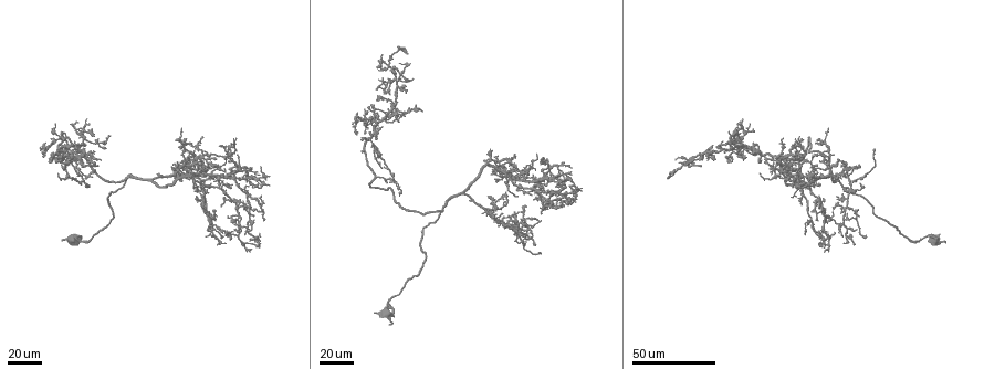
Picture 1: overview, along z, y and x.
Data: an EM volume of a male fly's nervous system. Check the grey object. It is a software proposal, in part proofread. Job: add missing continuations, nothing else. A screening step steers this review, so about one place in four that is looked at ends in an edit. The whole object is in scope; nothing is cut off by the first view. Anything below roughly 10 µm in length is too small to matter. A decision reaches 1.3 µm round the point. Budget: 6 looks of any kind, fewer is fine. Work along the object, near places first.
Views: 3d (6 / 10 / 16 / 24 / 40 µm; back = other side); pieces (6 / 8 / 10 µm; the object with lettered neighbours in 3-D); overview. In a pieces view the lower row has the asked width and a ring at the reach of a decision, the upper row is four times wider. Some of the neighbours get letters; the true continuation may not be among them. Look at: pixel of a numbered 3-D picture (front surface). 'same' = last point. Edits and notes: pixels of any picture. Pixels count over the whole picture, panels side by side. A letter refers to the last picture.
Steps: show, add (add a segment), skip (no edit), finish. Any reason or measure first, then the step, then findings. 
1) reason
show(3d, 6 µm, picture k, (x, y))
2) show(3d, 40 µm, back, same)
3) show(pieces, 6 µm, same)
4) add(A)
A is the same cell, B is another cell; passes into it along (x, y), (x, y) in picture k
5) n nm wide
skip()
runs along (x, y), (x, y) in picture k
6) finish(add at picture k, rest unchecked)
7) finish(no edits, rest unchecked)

branch stops here
show(3d, 24 µm, picture 1, (572, 183))

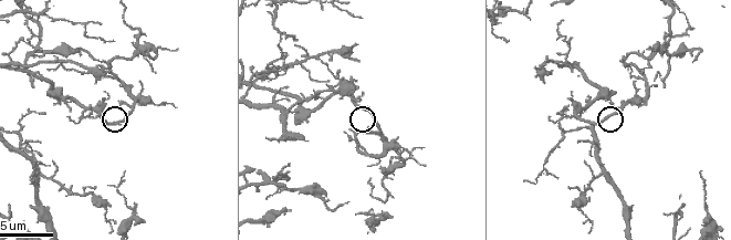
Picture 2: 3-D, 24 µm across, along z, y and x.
show(pieces, 6 µm, picture 2, (120, 108))

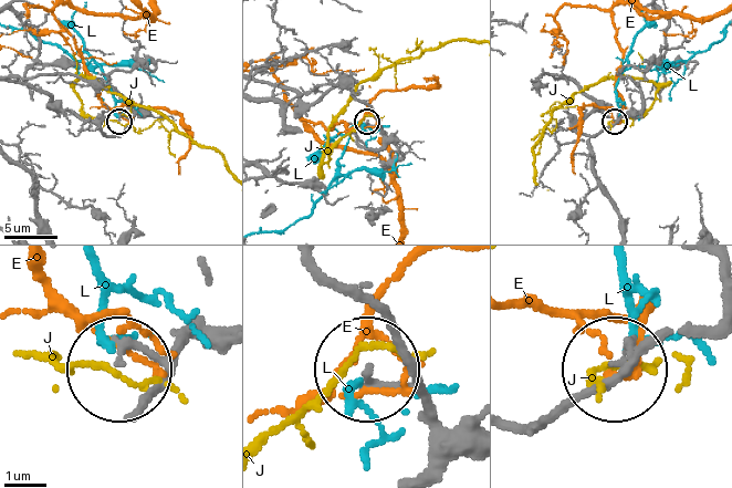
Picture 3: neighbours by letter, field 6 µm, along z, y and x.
180 nm wide
skip()
E, J and L are other cells; runs along (126, 415), (158, 376), (147, 355), (119, 363) in picture 3; none of them fits

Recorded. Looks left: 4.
tapers out
show(3d, 40 µm, picture 1, (253, 216))

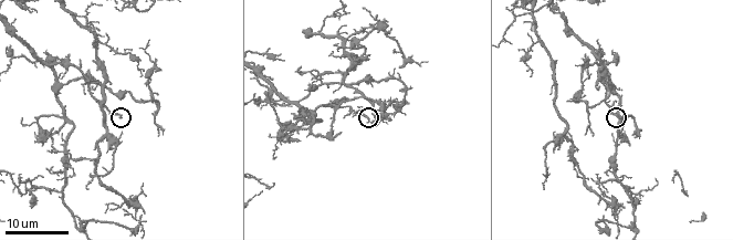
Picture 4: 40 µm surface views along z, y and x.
show(pieces, 10 µm, picture 4, (120, 118))

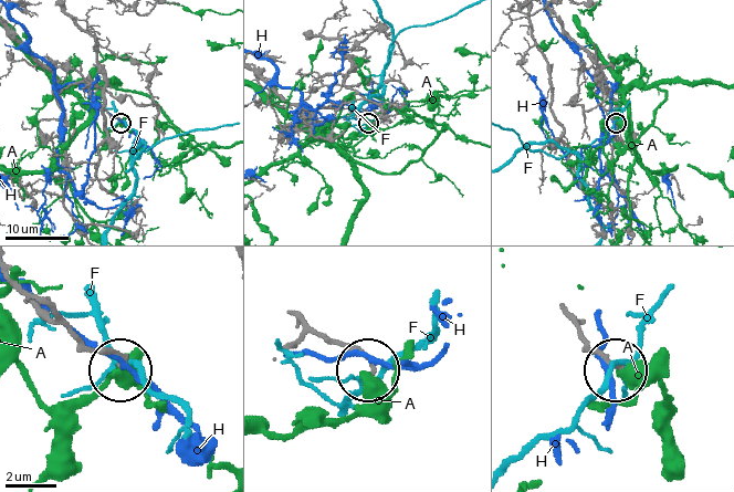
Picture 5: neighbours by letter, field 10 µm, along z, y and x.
180 nm wide
skip()
A, F and H are other cells; runs along (16, 281), (92, 346), (123, 363) in picture 5; no lettered segment goes on from it

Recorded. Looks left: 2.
an open end
show(3d, 24 µm, picture 1, (376, 118))

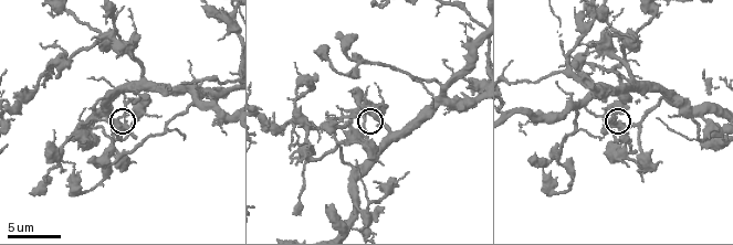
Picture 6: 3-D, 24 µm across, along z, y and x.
show(pieces, 6 µm, picture 6, (111, 122))

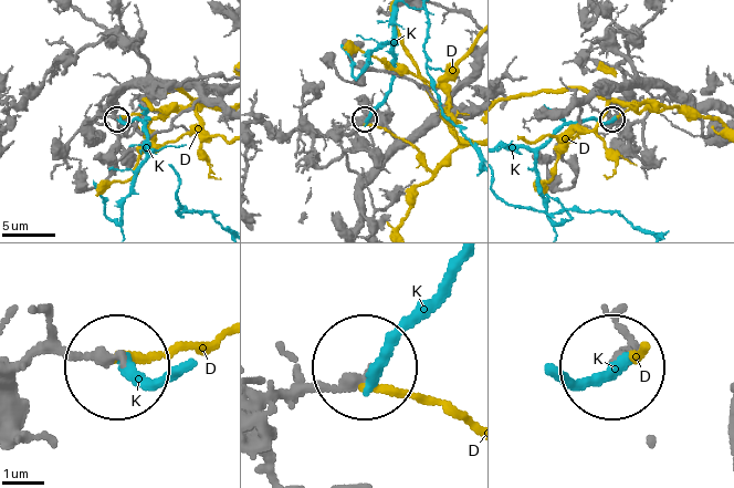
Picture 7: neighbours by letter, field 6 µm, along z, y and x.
230 nm wide
skip()
D and K are other cells; runs along (12, 377), (51, 350), (112, 356) in picture 7; none of them fits

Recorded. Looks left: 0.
finish(no edits, rest unchecked)

